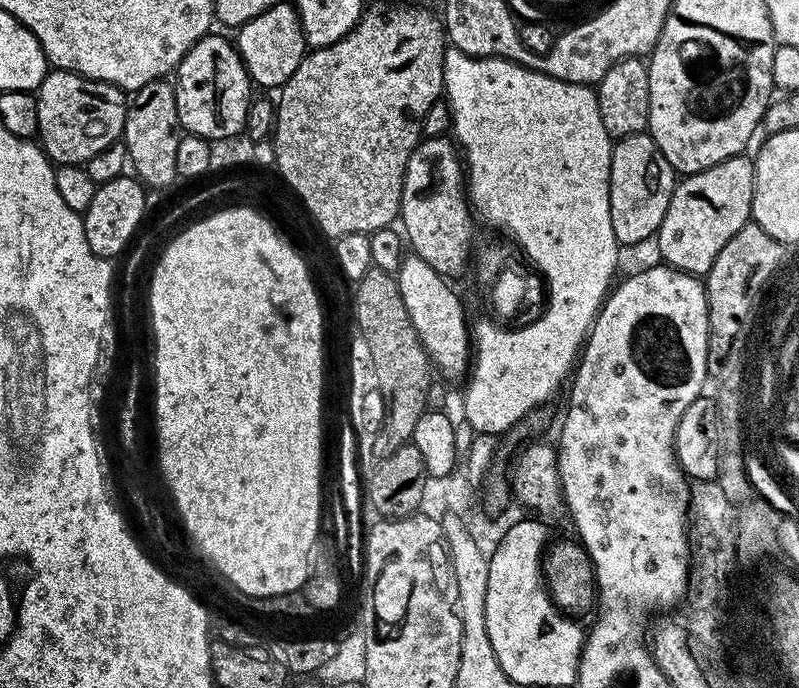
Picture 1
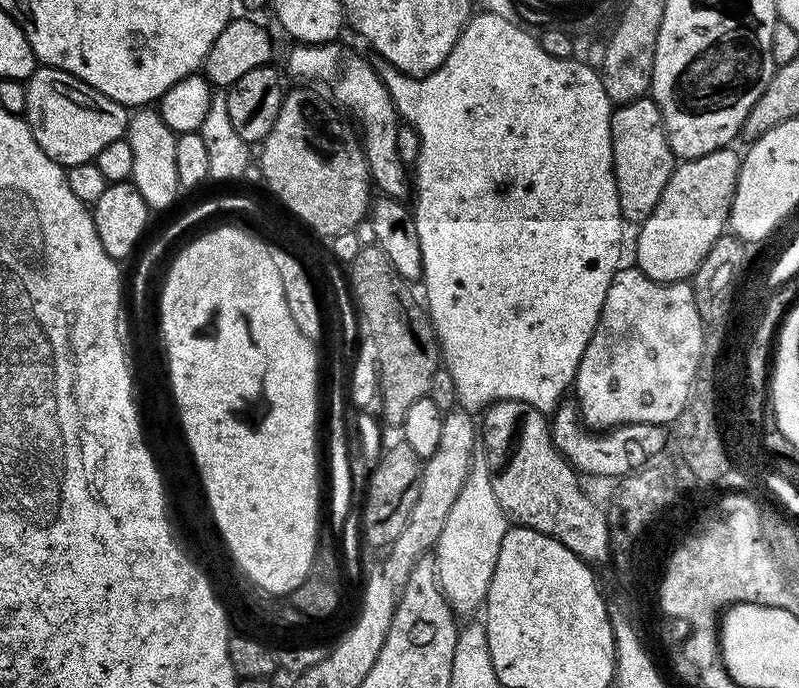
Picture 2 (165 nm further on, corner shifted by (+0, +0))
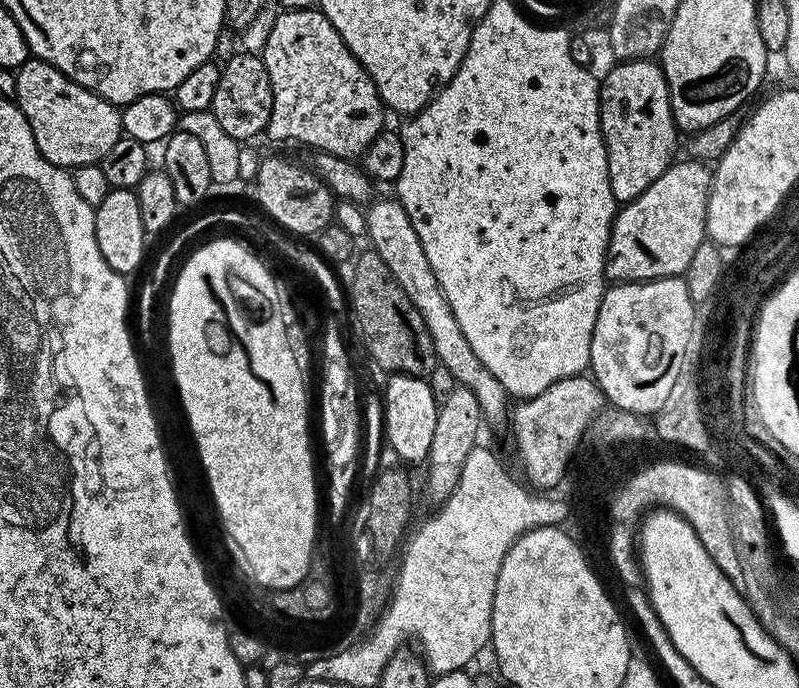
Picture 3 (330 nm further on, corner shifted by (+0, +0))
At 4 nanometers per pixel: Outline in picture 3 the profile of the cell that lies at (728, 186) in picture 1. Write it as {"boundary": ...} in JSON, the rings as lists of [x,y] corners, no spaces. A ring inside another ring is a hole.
{"boundary":[[[691,158],[677,159],[657,178],[647,190],[642,190],[638,198],[623,205],[612,222],[612,233],[608,243],[606,276],[612,282],[639,282],[660,280],[664,276],[683,276],[694,258],[694,250],[705,243],[708,227],[708,195],[712,189],[713,169],[707,163]]]}

